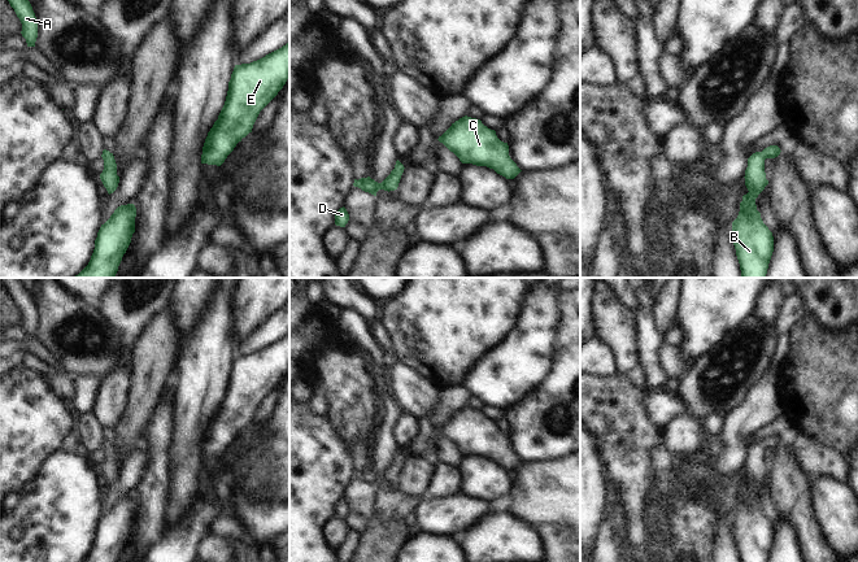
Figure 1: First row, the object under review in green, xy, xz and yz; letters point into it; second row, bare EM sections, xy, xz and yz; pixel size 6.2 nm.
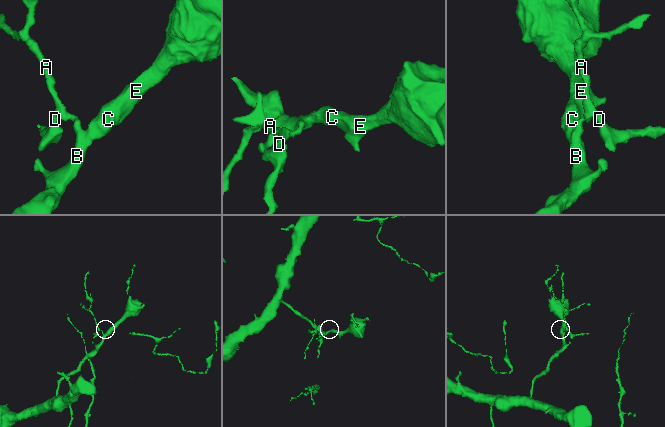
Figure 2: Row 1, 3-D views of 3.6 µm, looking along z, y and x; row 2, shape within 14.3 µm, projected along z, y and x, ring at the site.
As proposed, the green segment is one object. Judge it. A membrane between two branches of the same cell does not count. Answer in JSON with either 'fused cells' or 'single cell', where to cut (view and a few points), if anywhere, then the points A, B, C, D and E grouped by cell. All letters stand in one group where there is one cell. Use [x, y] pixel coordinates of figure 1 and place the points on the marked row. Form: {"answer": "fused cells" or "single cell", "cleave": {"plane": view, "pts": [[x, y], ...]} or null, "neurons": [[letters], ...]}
{"answer": "single cell", "cleave": null, "neurons": [["A", "B", "C", "D", "E"]]}

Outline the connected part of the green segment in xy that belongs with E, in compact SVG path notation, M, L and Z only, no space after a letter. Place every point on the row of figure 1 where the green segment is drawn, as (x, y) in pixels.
M289 42L251 64L235 65L225 105L208 132L201 164L221 166L249 132L260 112L289 78Z

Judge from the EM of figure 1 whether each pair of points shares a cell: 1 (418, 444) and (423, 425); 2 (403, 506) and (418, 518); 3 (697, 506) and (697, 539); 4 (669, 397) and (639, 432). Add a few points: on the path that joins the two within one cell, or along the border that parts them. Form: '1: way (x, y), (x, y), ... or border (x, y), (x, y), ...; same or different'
1: way (423, 439), (423, 430); same
2: border (430, 496), (418, 505), (408, 519); different
3: way (697, 514), (697, 531); same
4: border (649, 392), (647, 401), (648, 417), (662, 430); different

